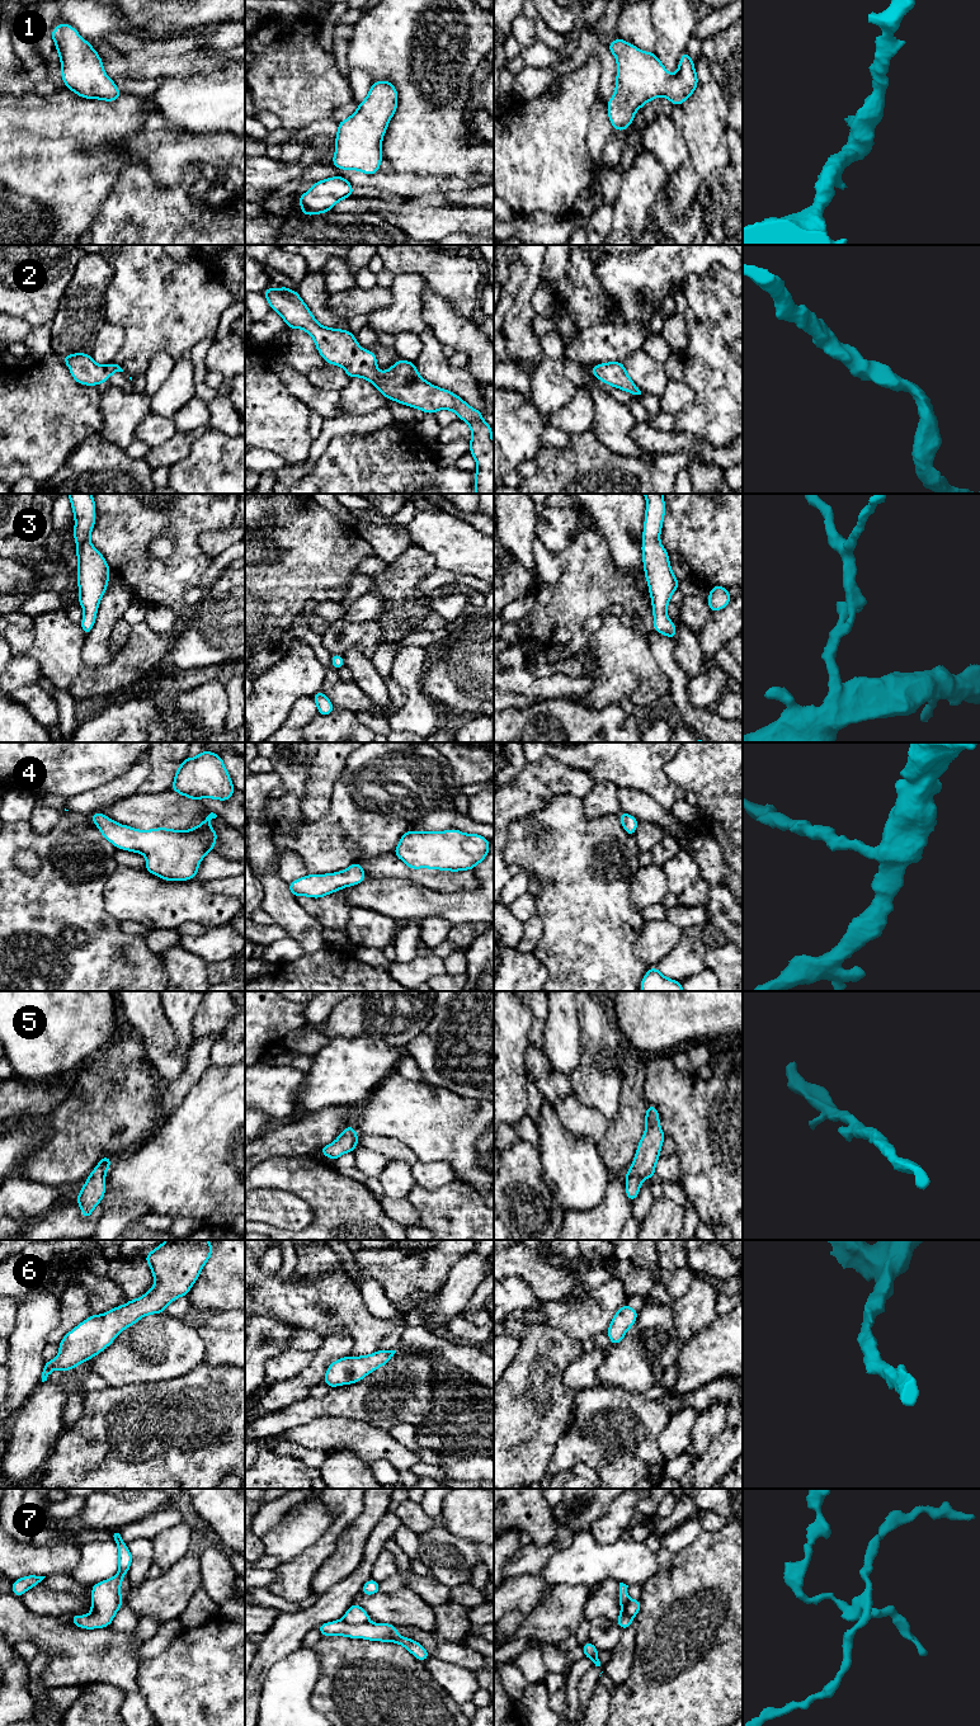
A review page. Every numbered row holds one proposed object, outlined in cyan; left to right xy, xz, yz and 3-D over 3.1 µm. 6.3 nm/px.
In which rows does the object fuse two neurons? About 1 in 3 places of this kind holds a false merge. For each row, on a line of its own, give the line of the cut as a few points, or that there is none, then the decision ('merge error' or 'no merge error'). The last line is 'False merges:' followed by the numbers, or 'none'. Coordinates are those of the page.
1: no cut; no merge error
2: no cut; no merge error
3: no cut; no merge error
4: no cut; no merge error
5: no cut; no merge error
6: no cut; no merge error
7: cut in xz along (342, 1618), (347, 1622), (367, 1622); merge error
False merges: 7

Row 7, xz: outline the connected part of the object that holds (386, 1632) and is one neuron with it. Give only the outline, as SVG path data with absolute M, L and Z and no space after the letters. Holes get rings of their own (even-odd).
M343 1619L317 1626L321 1636L345 1636L369 1641L395 1642L404 1646L418 1660L424 1663L430 1654L415 1640L396 1633L397 1626L391 1623L347 1623Z

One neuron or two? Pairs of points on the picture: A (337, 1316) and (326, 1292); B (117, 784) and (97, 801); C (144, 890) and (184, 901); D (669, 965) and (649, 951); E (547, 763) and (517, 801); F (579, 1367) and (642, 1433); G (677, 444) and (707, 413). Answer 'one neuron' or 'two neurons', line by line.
A: one neuron
B: one neuron
C: one neuron
D: two neurons
E: one neuron
F: two neurons
G: two neurons

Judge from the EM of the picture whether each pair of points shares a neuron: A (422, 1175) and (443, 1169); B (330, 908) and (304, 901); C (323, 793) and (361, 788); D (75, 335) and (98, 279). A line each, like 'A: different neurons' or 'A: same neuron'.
A: same neuron
B: same neuron
C: different neurons
D: same neuron

